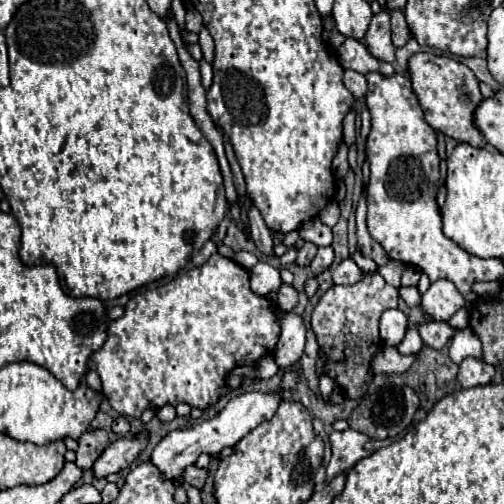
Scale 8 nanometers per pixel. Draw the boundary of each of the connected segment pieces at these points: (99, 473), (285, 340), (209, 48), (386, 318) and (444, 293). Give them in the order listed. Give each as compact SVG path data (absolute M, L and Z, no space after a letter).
M118 438L94 462L94 466L92 466L94 478L100 480L100 478L106 478L108 474L128 468L144 446L146 446L144 438Z
M293 312L285 313L282 318L280 344L276 346L273 354L276 364L280 368L288 368L288 366L296 364L304 350L304 340L306 340L306 326L302 316Z
M206 28L200 30L200 48L202 48L204 60L212 62L212 58L214 58L214 42L212 42L212 36L210 36L210 32Z
M386 310L380 318L380 338L390 344L398 346L406 334L408 318L402 310Z
M436 280L422 294L422 308L434 320L448 320L454 312L466 306L466 298L450 280Z

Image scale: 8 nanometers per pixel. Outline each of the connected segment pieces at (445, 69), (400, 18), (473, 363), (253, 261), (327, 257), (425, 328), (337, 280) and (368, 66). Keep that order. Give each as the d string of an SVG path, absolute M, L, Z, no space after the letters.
M418 52L408 58L408 74L410 74L412 90L418 96L418 102L424 110L424 118L432 128L436 128L448 138L466 142L470 146L486 144L482 134L472 124L472 112L482 100L482 94L478 90L478 80L468 66L448 56L434 56L434 54Z
M394 10L392 12L392 42L394 42L394 46L404 46L408 38L410 38L410 32L408 32L406 18L404 18L402 10Z
M466 358L460 364L458 370L458 382L462 388L472 388L472 386L482 386L488 384L494 376L494 366L486 364L484 360L478 358Z
M240 251L235 253L233 259L248 270L259 262L258 258L253 253L247 251Z
M328 246L328 248L318 248L314 260L310 262L310 270L312 270L312 274L318 276L318 274L324 272L326 268L330 268L332 262L334 262L334 252L332 252L332 248L330 248L330 246Z
M426 322L426 324L420 324L418 326L420 330L420 336L424 340L426 346L432 346L432 348L442 348L446 346L446 342L454 336L454 328L450 328L446 322Z
M352 258L342 260L342 262L334 268L334 272L332 272L334 284L344 284L344 286L356 284L356 282L360 282L364 276L366 276L366 272L364 272Z
M348 38L338 48L338 60L340 60L340 64L342 64L344 70L354 70L354 72L360 72L360 74L366 74L366 72L372 72L372 70L384 72L386 76L394 74L392 64L376 60L368 52L368 48L360 40L354 40L354 38Z

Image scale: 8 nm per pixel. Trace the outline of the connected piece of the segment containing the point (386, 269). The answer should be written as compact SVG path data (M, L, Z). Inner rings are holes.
M391 260L387 265L379 267L379 273L388 284L399 288L401 286L403 268L404 264L402 262Z

